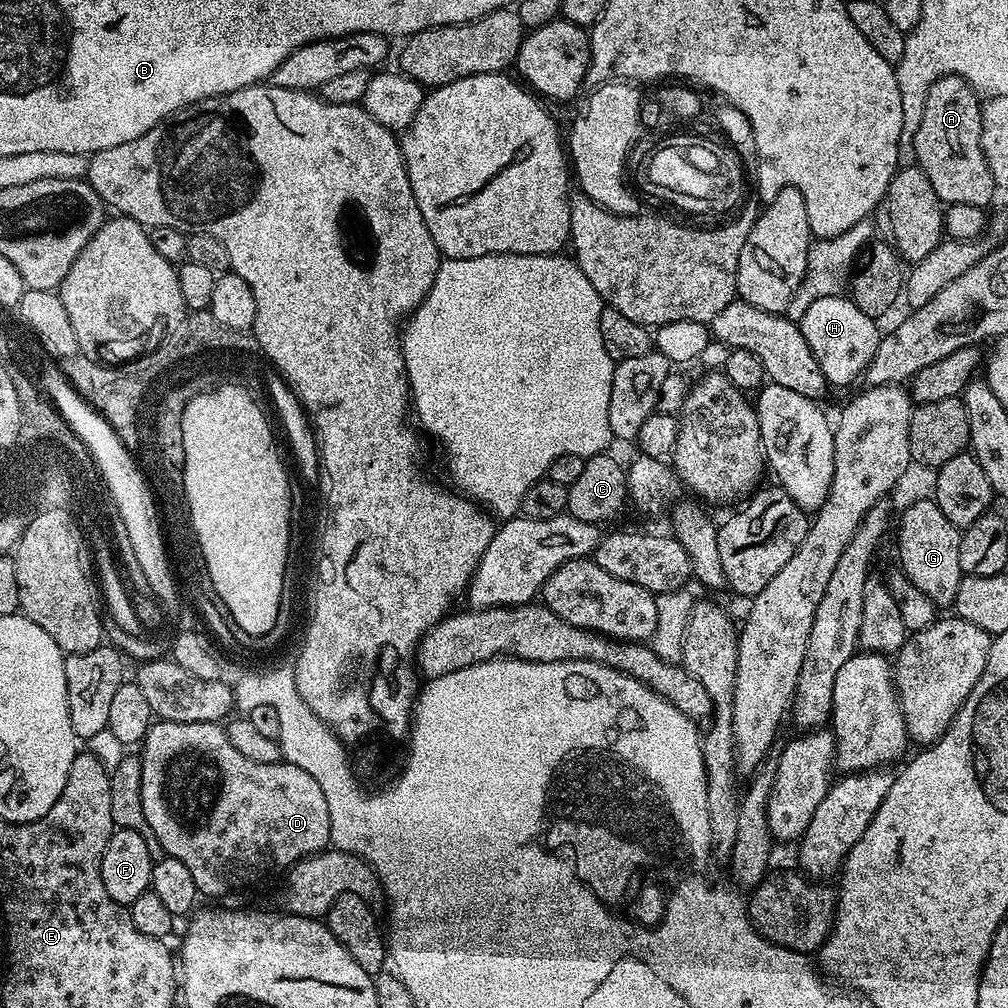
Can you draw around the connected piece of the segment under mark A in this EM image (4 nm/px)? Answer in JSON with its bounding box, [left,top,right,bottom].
[914,76,998,209]

